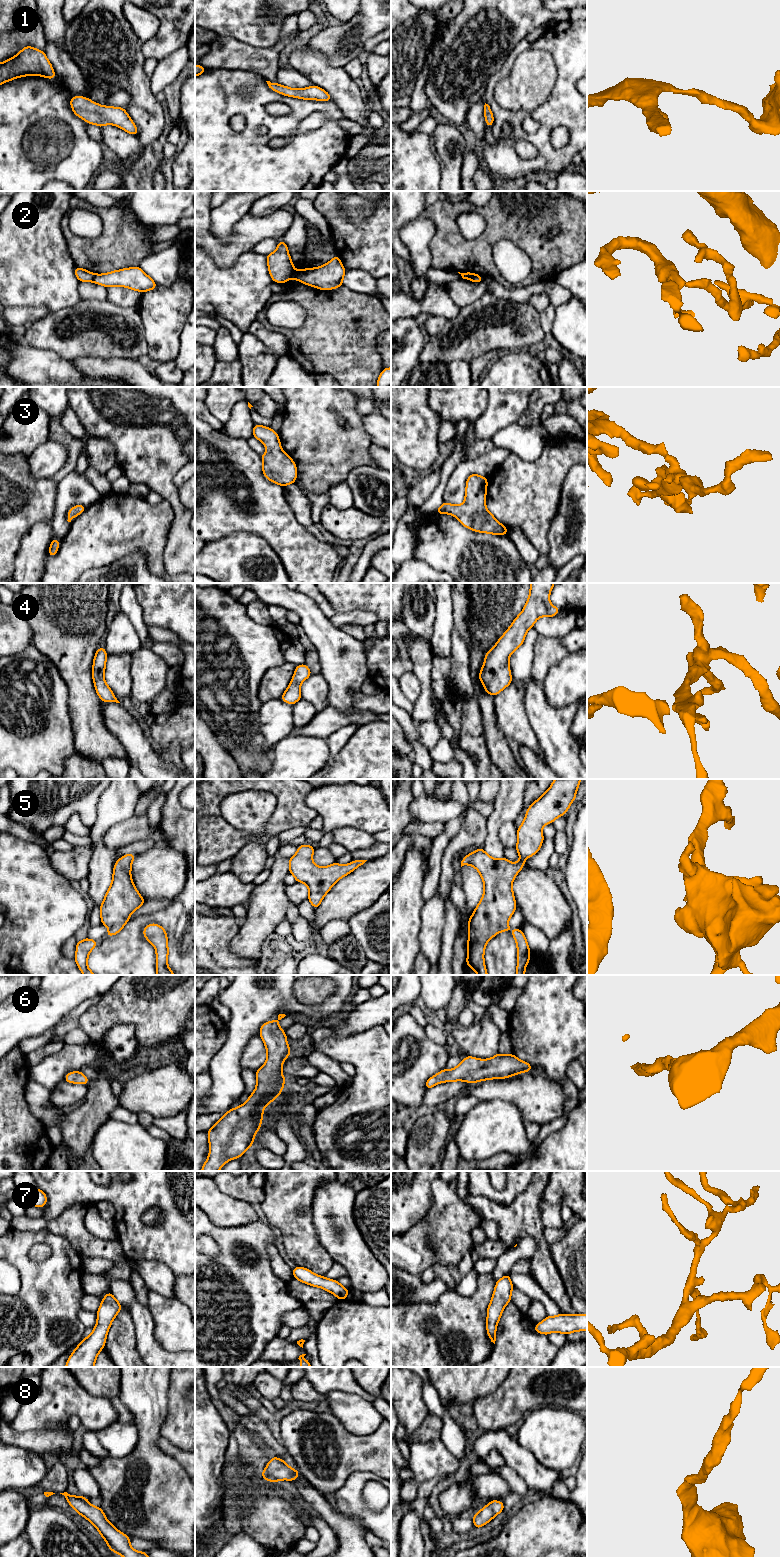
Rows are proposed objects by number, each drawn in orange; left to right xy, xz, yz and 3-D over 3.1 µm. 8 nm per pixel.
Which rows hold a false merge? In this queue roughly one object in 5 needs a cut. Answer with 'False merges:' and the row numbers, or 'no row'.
False merges: 2

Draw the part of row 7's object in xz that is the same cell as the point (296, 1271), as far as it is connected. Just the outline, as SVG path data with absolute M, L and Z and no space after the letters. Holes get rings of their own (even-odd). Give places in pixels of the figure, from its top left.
M297 1266L292 1269L295 1279L314 1287L320 1287L332 1294L334 1294L338 1300L347 1299L349 1290L342 1286L338 1280L331 1280L323 1276L319 1276L311 1272L307 1268Z

